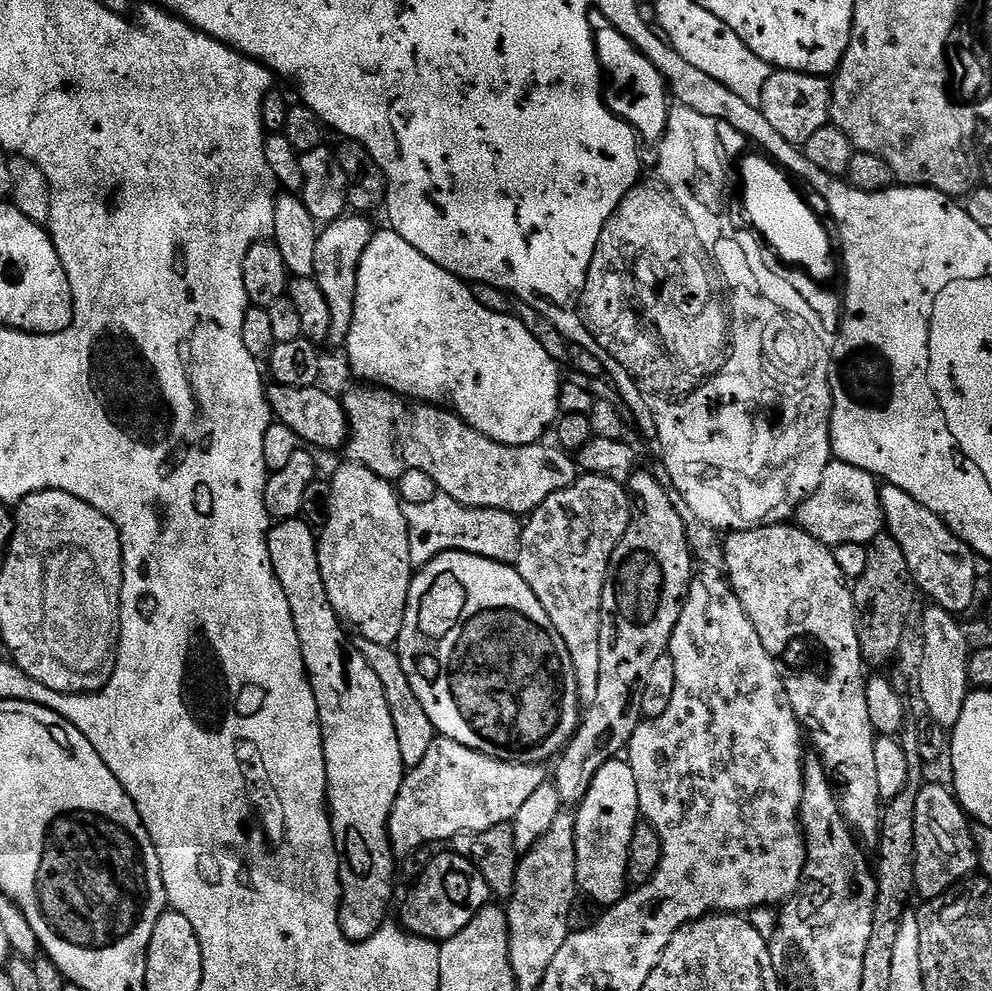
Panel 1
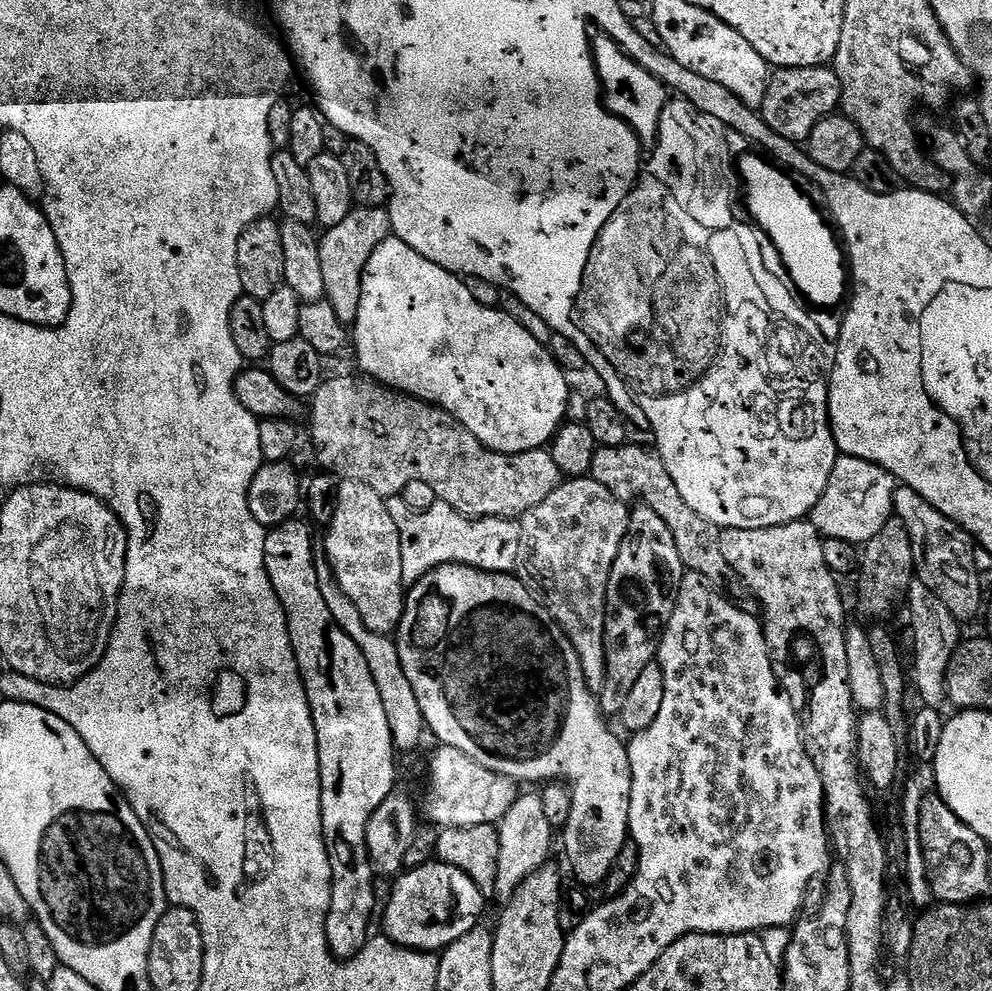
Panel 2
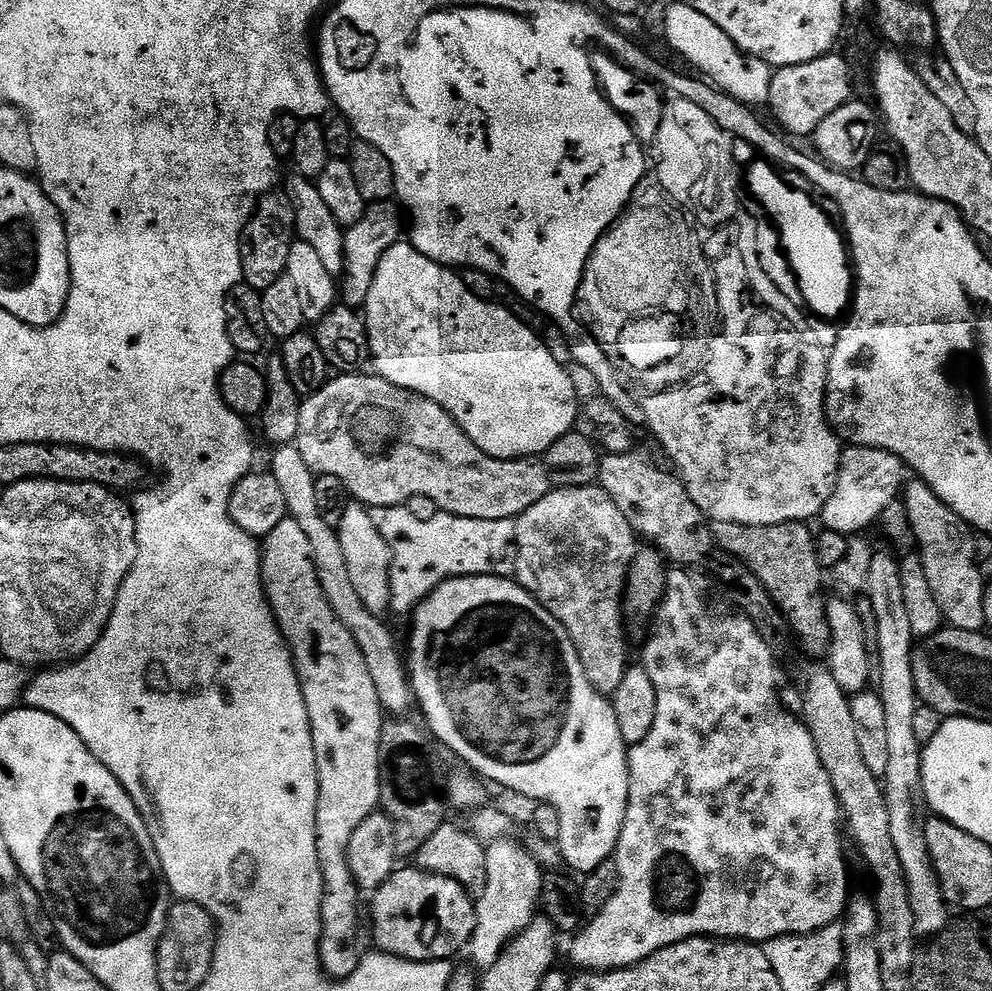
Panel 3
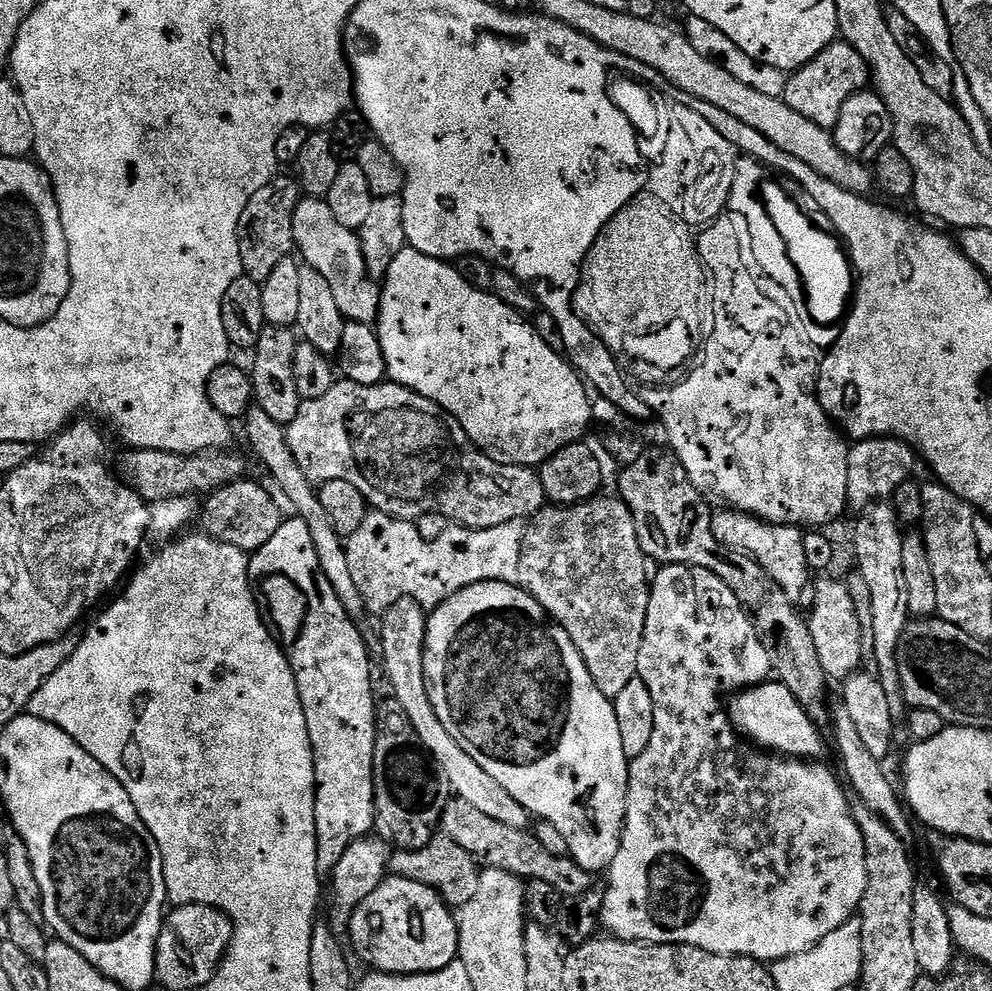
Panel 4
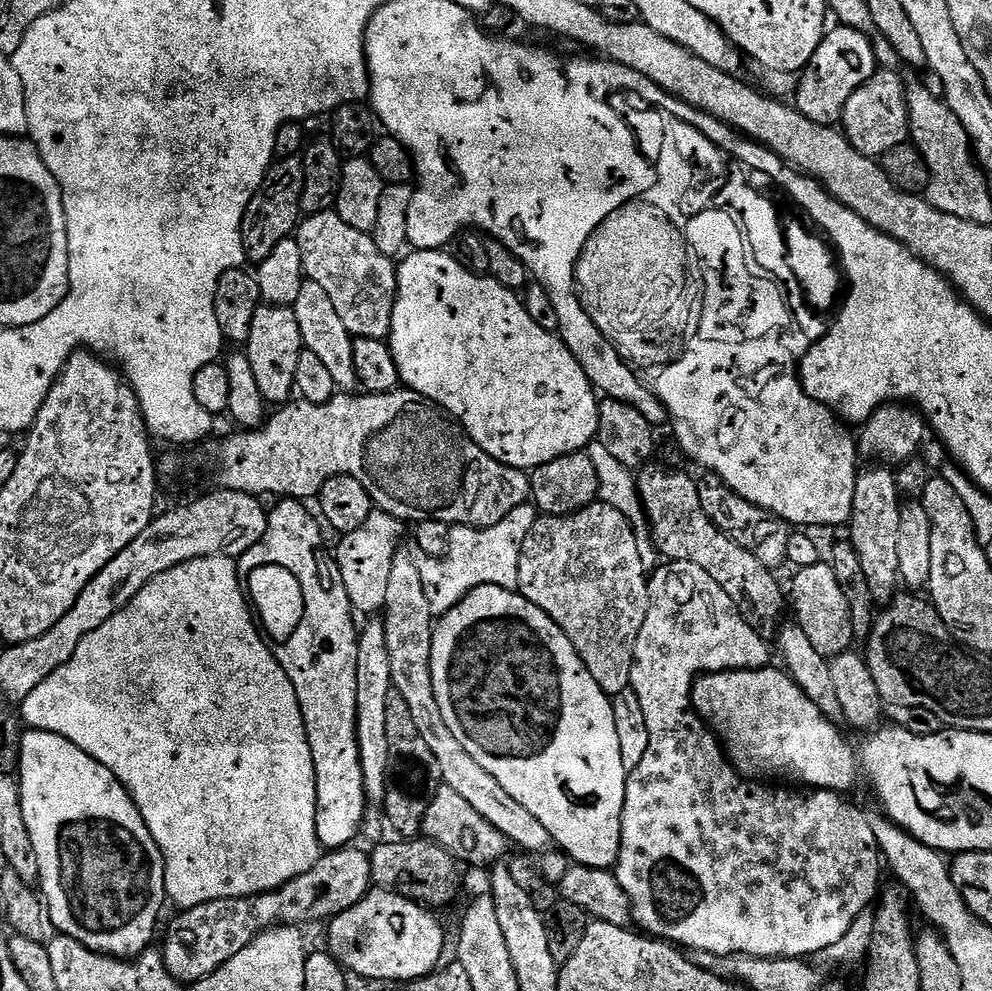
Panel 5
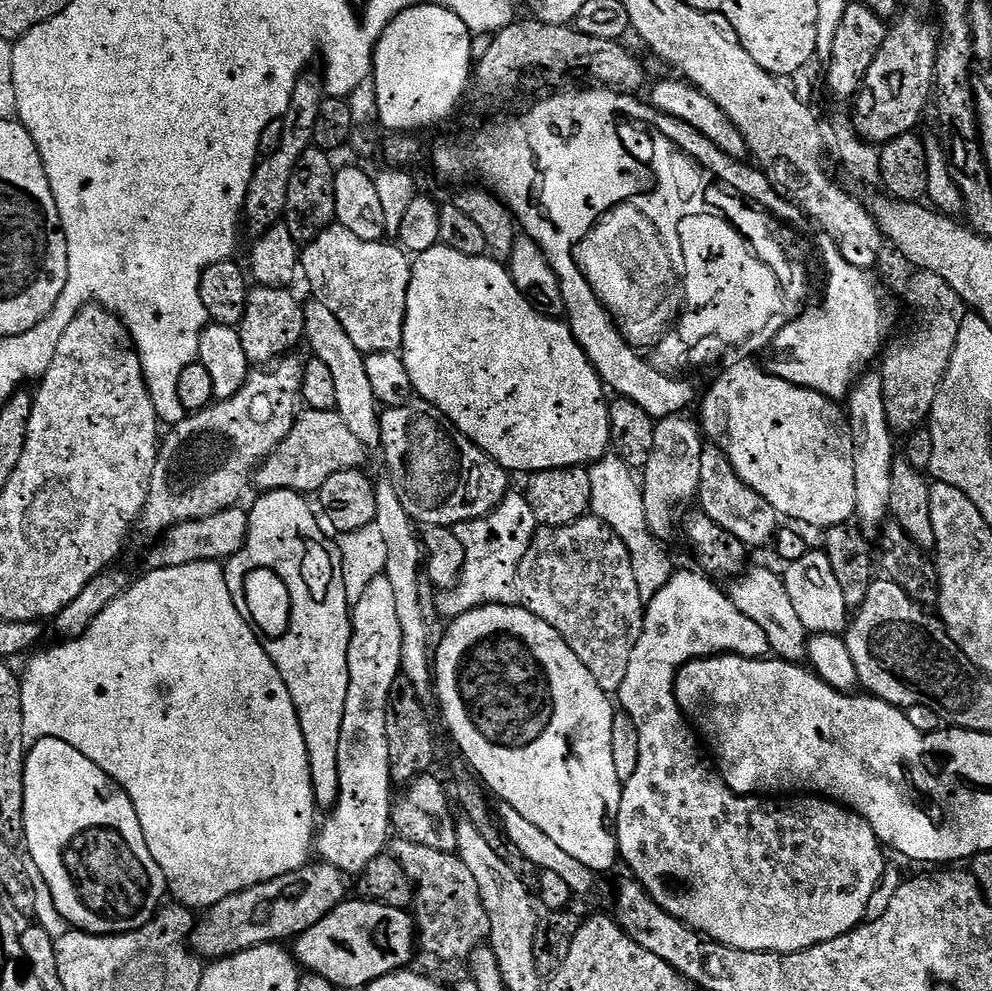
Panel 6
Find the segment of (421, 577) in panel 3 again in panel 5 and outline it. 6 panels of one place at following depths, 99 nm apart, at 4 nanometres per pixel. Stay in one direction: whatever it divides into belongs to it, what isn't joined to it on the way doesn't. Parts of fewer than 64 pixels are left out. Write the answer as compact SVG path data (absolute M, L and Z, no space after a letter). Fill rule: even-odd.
M527 503L518 506L518 510L510 510L510 514L502 518L502 522L489 528L450 527L450 550L446 550L444 557L441 560L424 558L419 561L426 602L430 602L433 617L446 615L478 586L489 584L519 589L518 566L522 542L526 542L526 534L530 534L530 526L534 526L537 515L537 509ZM373 510L369 517L358 527L339 537L340 545L334 551L334 559L346 582L346 594L357 613L376 614L386 602L386 586L390 582L390 566L394 562L400 544L401 521L389 512Z

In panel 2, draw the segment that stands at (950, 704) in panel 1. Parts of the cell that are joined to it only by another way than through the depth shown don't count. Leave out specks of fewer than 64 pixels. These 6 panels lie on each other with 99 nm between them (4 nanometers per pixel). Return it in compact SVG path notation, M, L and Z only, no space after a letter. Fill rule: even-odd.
M916 578L910 585L906 595L908 616L912 619L912 652L916 655L916 669L911 669L910 680L914 692L921 696L923 703L930 708L940 708L945 703L946 674L950 666L950 658L956 653L956 647L962 642L960 636L961 621L954 618L950 610L946 610L946 602L930 590L920 579ZM916 683L916 688L915 684Z

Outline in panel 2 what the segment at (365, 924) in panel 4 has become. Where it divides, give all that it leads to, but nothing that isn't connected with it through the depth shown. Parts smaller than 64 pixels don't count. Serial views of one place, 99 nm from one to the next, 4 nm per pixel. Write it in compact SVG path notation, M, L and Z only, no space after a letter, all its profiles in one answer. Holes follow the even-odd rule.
M429 862L408 868L395 881L392 897L384 908L383 935L393 944L412 948L415 952L439 953L449 948L481 923L486 898L474 886L470 874L462 874L458 866ZM397 883L397 884L396 884Z

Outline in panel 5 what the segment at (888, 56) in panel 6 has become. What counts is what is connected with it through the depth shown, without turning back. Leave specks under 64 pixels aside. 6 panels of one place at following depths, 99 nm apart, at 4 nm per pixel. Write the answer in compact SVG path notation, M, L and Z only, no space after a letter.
M877 70L861 88L850 94L850 102L846 102L846 110L842 114L840 124L844 137L858 150L858 154L866 154L873 158L882 158L894 146L905 143L909 139L908 131L908 90L896 70Z

